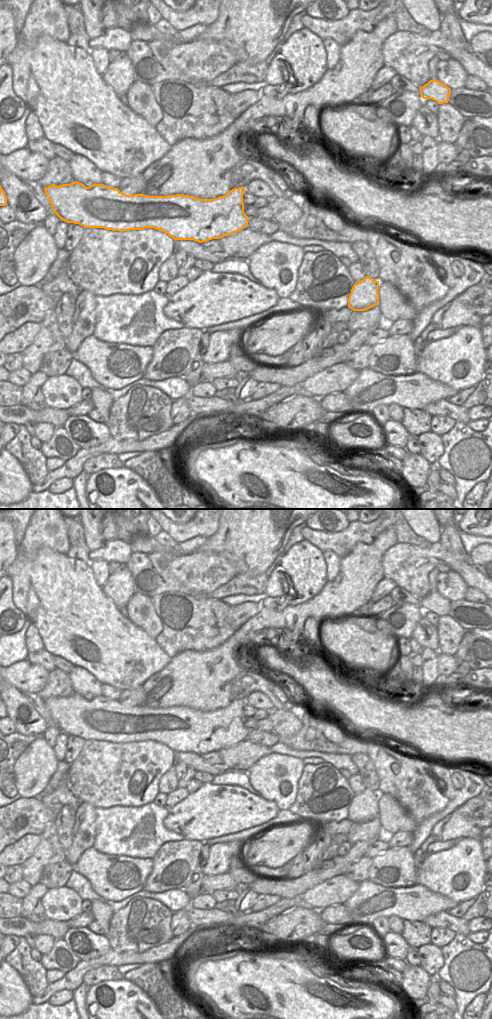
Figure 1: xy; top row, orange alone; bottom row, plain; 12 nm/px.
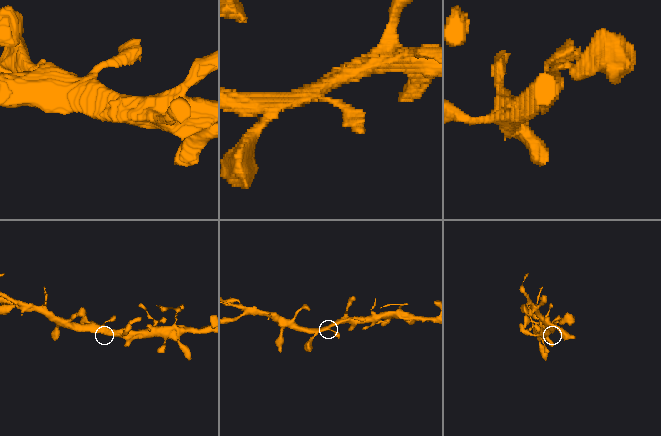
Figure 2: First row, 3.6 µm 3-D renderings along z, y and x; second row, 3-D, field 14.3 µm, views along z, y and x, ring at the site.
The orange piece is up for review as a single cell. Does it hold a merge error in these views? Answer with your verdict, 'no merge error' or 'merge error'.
no merge error

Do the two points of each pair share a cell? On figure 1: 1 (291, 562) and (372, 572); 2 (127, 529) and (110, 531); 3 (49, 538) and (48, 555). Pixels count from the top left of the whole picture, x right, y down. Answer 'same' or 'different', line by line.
1: different
2: different
3: different

